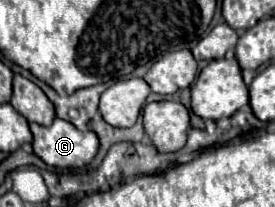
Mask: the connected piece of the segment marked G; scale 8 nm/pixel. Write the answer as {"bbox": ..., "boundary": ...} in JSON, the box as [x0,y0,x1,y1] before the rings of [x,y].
{"bbox":[31,117,99,169],"boundary":[[[59,117],[49,127],[31,123],[31,133],[35,155],[59,169],[79,169],[89,165],[99,147],[99,139],[93,131],[79,131]]]}

